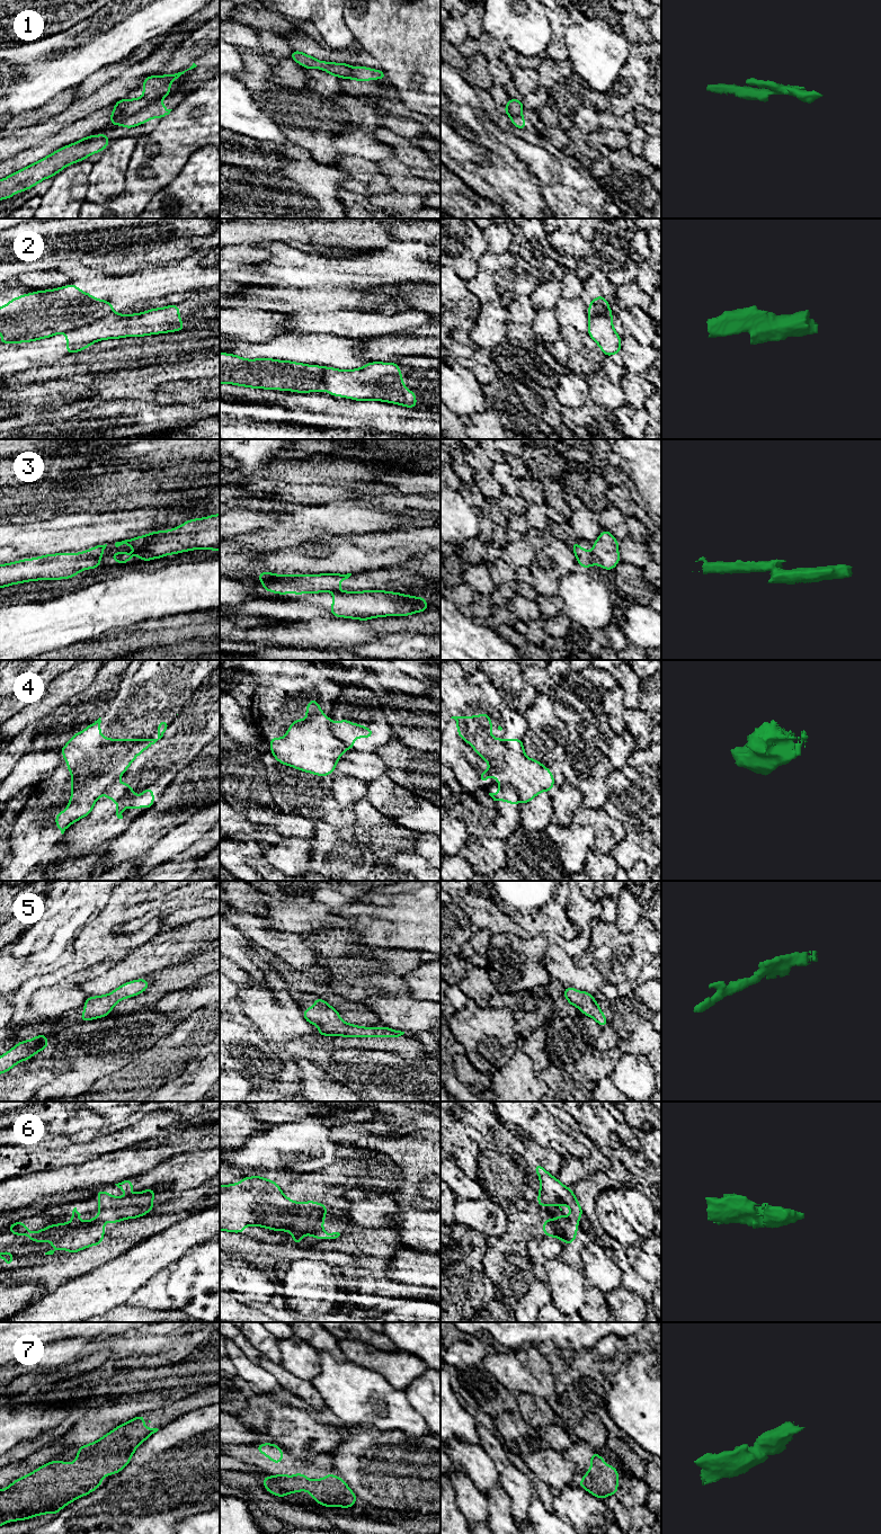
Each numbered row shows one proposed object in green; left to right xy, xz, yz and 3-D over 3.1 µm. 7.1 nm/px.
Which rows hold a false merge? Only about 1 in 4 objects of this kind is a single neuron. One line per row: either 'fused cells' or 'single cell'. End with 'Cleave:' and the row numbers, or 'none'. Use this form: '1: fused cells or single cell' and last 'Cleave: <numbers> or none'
1: fused cells
2: fused cells
3: fused cells
4: fused cells
5: single cell
6: single cell
7: single cell
Cleave: 1, 2, 3, 4

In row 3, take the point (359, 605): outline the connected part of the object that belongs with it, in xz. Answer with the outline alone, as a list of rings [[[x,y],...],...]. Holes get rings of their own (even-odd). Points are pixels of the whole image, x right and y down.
[[[384,590],[332,591],[330,613],[335,617],[367,621],[383,616],[408,616],[429,610],[425,597]]]

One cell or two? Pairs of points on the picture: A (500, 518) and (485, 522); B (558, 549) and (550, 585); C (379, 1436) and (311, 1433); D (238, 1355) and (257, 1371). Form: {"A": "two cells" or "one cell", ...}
{"A": "one cell", "B": "one cell", "C": "two cells", "D": "one cell"}

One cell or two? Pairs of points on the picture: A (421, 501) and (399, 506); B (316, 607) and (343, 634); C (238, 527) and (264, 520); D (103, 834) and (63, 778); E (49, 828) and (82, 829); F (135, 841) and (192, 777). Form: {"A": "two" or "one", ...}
{"A": "one", "B": "two", "C": "one", "D": "two", "E": "two", "F": "one"}

